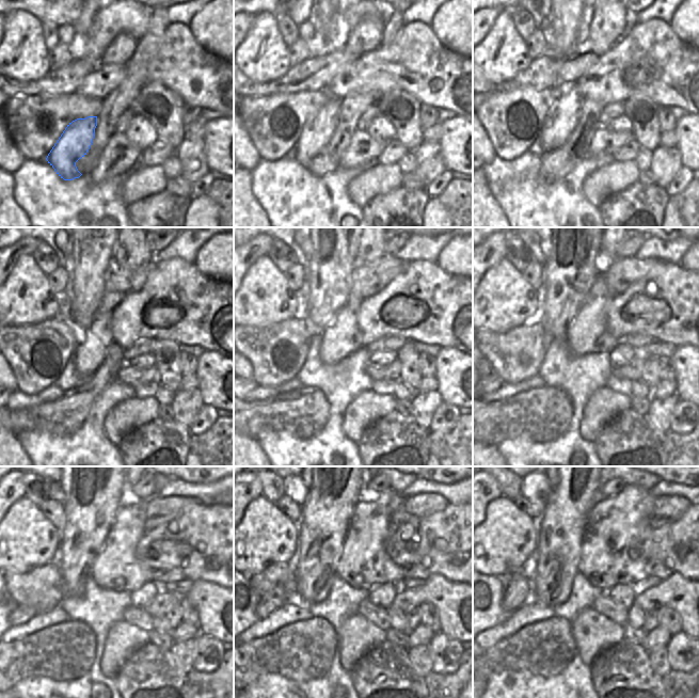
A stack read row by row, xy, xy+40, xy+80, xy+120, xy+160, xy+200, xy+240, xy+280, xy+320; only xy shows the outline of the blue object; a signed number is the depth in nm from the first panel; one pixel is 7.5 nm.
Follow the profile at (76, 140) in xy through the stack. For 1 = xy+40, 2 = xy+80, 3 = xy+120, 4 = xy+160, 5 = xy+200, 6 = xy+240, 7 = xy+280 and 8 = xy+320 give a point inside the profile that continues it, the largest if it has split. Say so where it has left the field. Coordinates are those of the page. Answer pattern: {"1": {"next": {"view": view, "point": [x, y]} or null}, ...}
{"1": {"next": {"view": "xy+40", "point": [317, 131]}}, "2": {"next": {"view": "xy+80", "point": [561, 119]}}, "3": {"next": {"view": "xy+120", "point": [93, 342]}}, "4": {"next": {"view": "xy+160", "point": [342, 337]}}, "5": {"next": {"view": "xy+200", "point": [588, 333]}}, "6": {"next": {"view": "xy+240", "point": [115, 567]}}, "7": {"next": {"view": "xy+280", "point": [363, 562]}}, "8": {"next": {"view": "xy+320", "point": [612, 553]}}}

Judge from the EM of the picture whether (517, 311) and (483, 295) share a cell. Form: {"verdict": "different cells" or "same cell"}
{"verdict": "same cell"}

